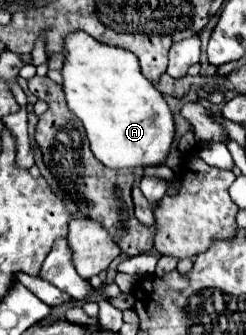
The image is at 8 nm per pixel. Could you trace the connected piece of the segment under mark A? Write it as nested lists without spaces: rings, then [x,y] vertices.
[[[72,31],[64,37],[62,57],[66,101],[84,125],[94,157],[110,169],[164,163],[174,137],[174,121],[162,93],[142,75],[138,57],[132,51],[96,41],[86,31]]]

